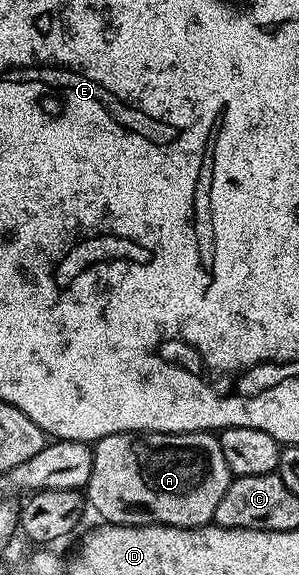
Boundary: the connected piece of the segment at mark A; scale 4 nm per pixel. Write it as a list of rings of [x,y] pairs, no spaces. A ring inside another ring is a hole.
[[[205,431],[203,433],[115,433],[106,435],[101,441],[95,442],[92,449],[92,466],[90,467],[90,479],[86,486],[86,501],[104,516],[103,520],[109,525],[169,525],[179,529],[201,529],[215,518],[218,511],[218,502],[222,495],[230,487],[234,479],[230,467],[222,455],[219,436],[215,432]]]

